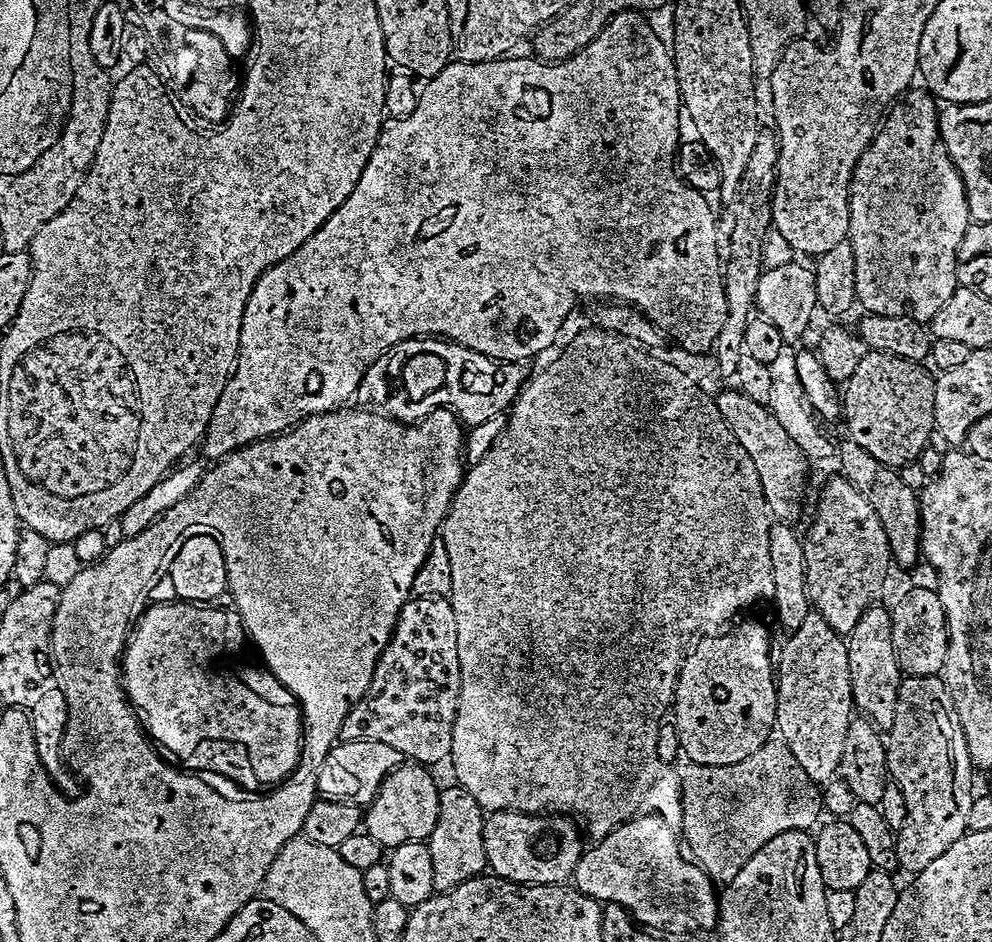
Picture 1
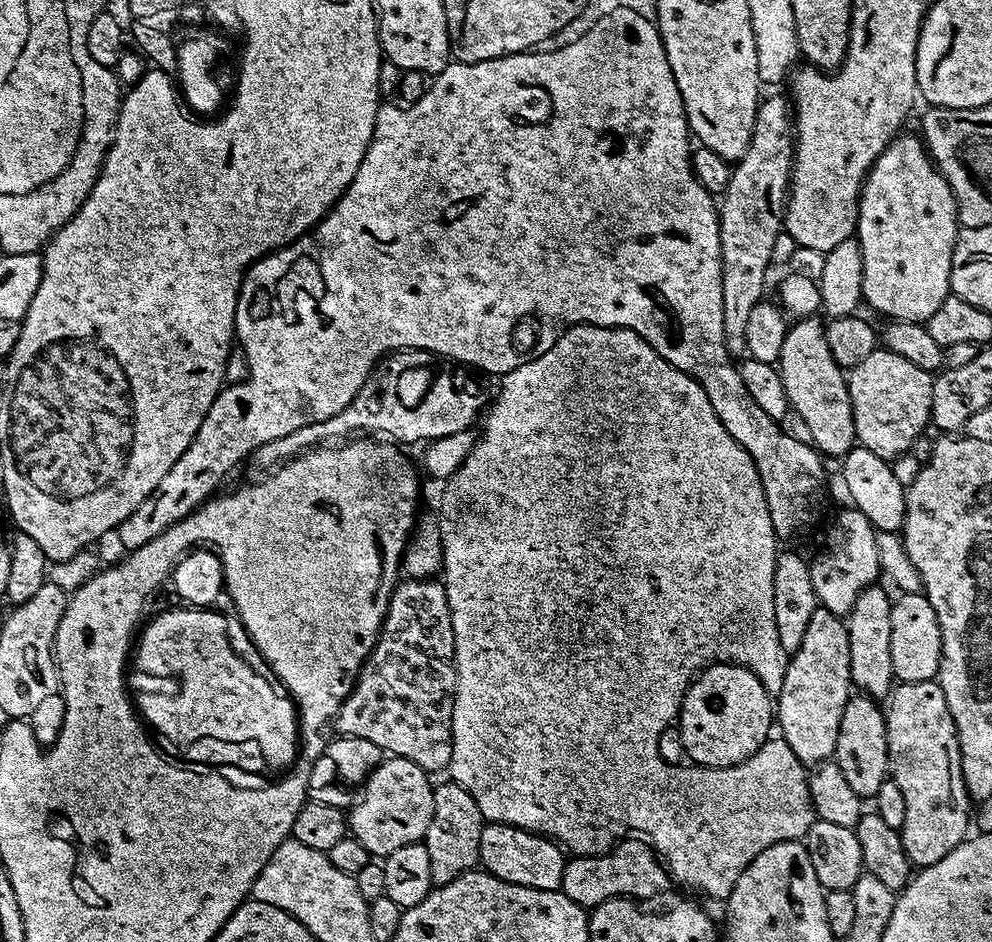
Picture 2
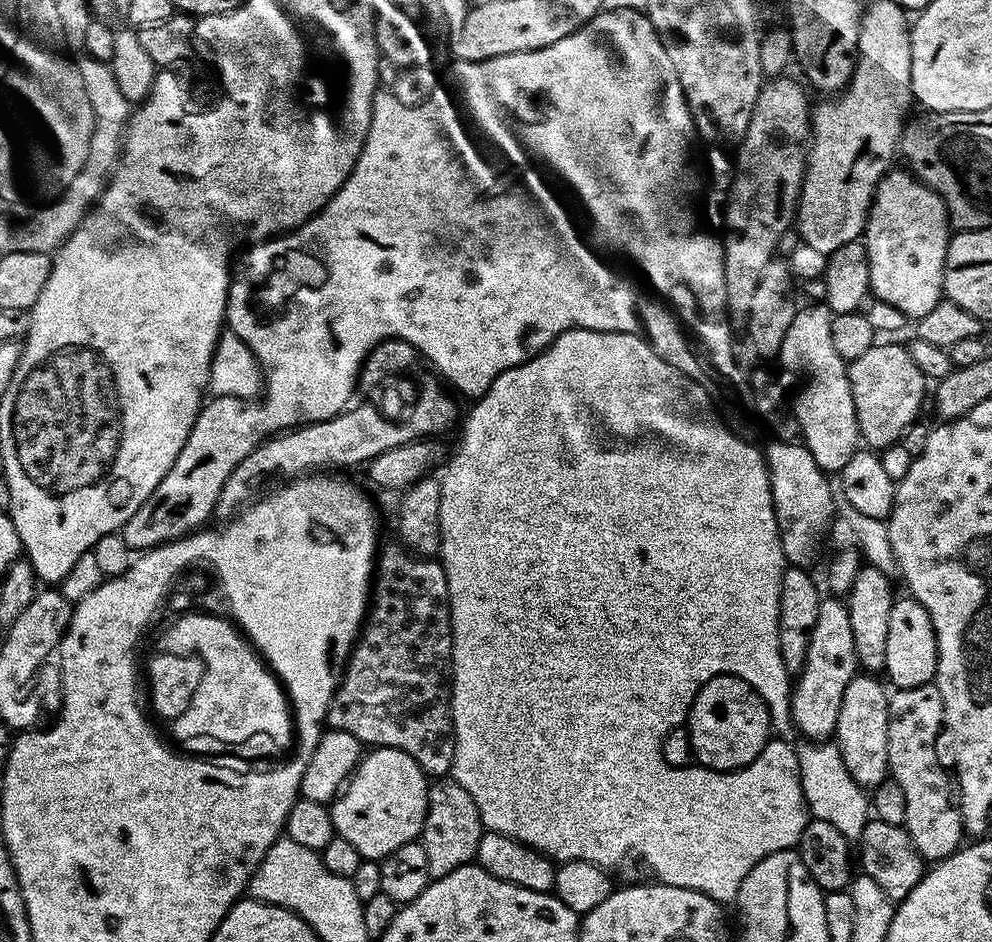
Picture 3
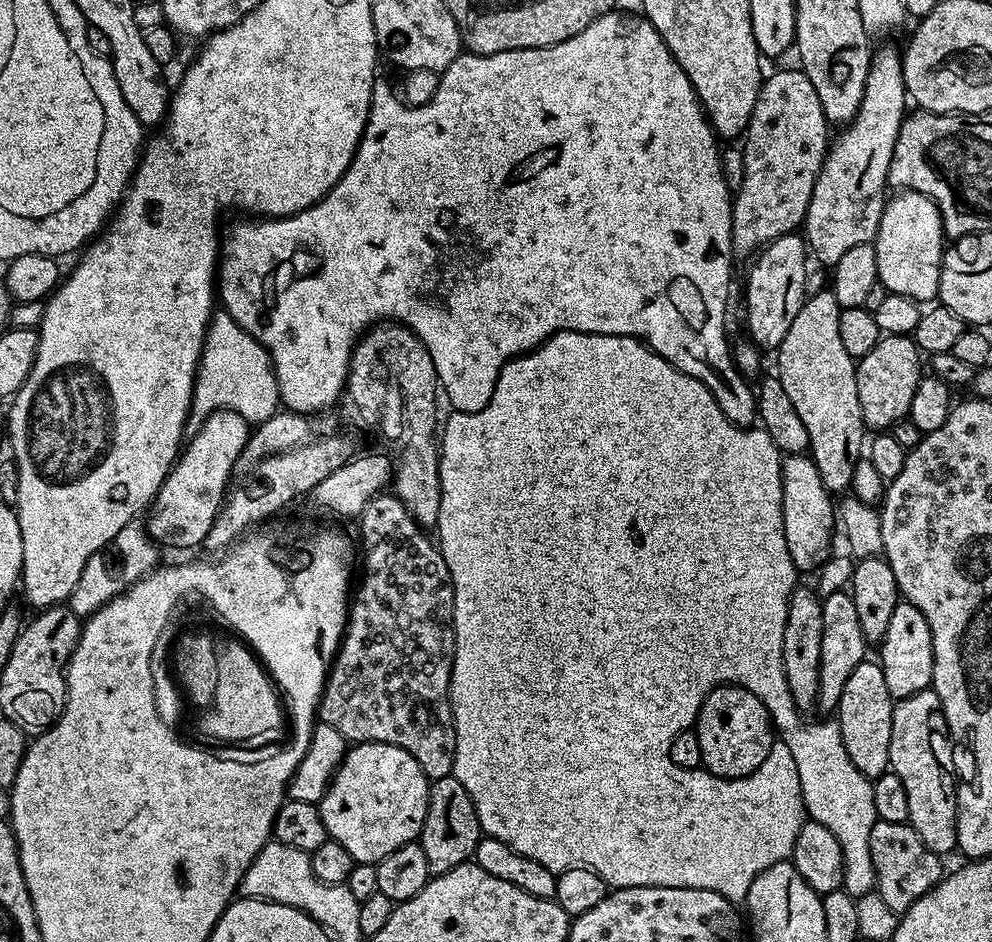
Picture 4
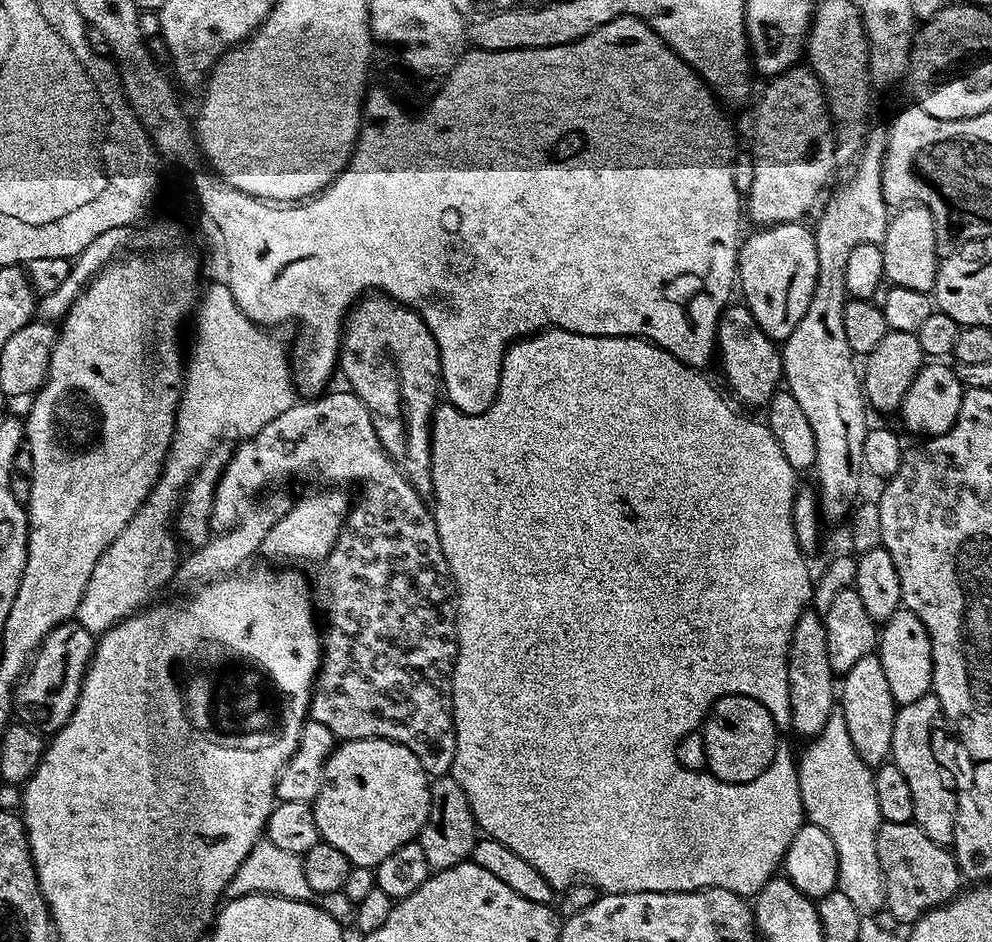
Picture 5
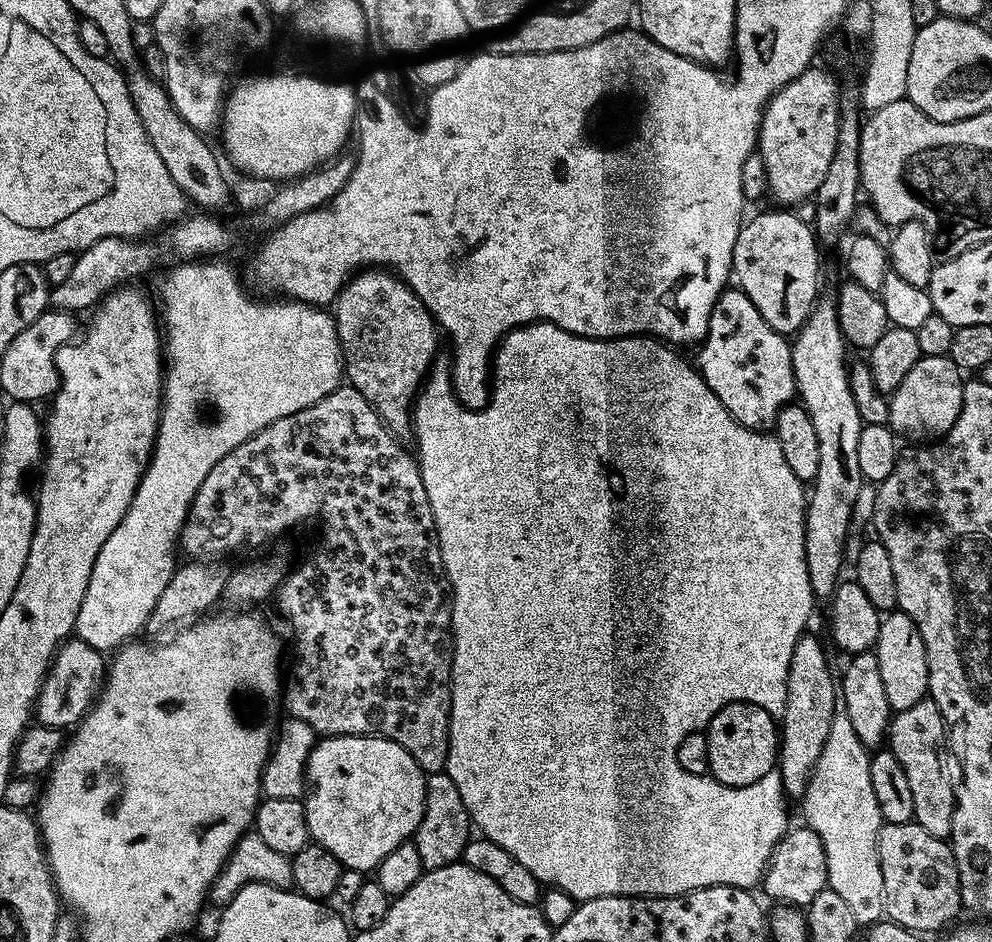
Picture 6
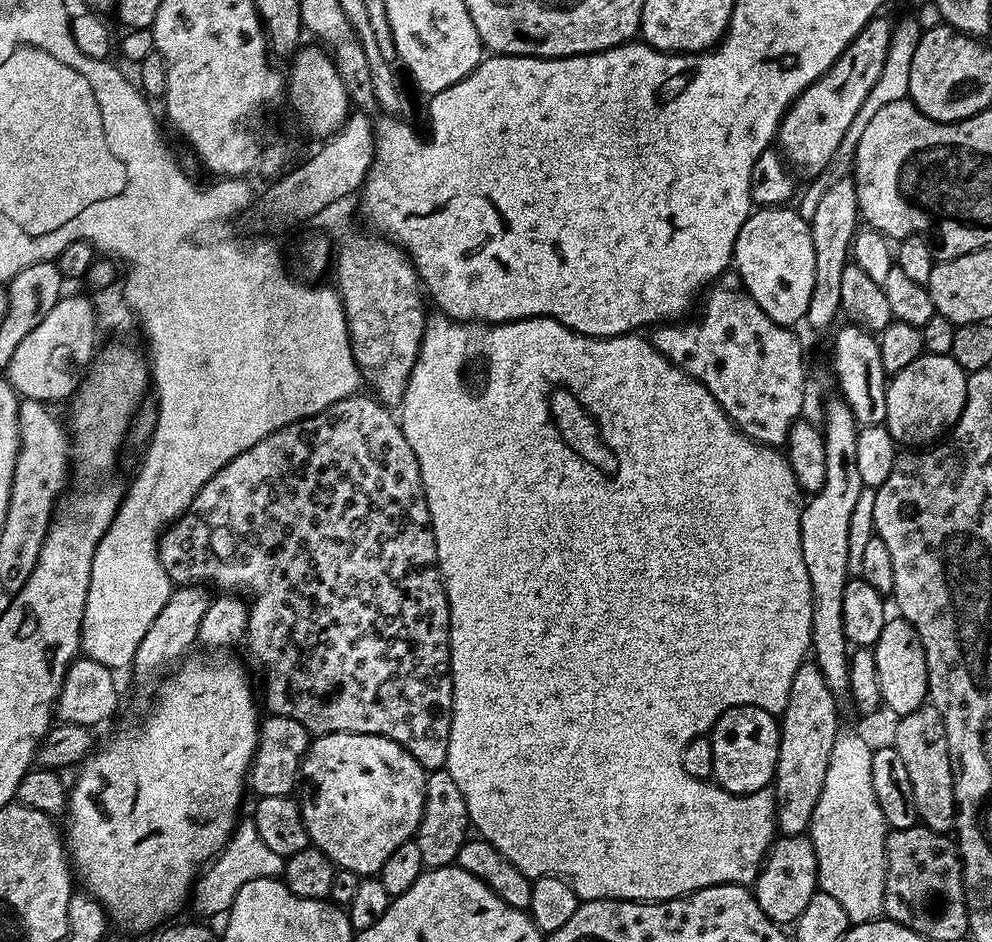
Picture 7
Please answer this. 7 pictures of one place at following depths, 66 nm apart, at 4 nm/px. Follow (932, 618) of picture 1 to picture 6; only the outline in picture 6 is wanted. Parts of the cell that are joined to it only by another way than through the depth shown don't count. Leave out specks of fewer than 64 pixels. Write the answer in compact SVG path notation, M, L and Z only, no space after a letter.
M897 610L880 620L874 655L878 658L878 666L882 666L882 678L886 682L886 694L890 694L893 705L913 704L922 699L929 691L930 658L928 657L926 638L922 634L922 626L918 626L918 622L914 622L910 613Z

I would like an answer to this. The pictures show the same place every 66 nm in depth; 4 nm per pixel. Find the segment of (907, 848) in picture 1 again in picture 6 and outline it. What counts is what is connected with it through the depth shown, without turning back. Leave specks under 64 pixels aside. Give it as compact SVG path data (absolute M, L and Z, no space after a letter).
M926 694L918 702L897 707L890 722L890 742L888 756L906 774L906 783L910 786L910 798L914 798L912 820L920 825L930 838L945 842L952 839L952 819L958 806L956 788L942 765L936 764L936 752L932 749L932 735L936 727L941 727L942 717L935 696Z

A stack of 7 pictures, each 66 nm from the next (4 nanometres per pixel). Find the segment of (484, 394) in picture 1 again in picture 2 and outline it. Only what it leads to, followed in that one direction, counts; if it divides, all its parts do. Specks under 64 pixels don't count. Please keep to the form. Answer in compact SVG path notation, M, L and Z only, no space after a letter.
M418 348L391 353L390 358L377 364L369 372L366 382L360 387L350 406L346 406L346 410L334 414L334 418L302 426L302 430L294 430L294 434L286 434L286 438L266 442L256 449L254 460L260 464L276 466L285 458L317 442L327 441L324 440L327 436L336 436L339 432L350 431L351 428L369 428L372 431L369 433L379 434L400 446L419 445L421 442L446 438L450 434L472 428L475 420L477 419L477 423L481 419L486 408L483 386L475 380L477 377L467 367L440 362L432 372L431 366L424 364L427 360L430 360L429 353Z

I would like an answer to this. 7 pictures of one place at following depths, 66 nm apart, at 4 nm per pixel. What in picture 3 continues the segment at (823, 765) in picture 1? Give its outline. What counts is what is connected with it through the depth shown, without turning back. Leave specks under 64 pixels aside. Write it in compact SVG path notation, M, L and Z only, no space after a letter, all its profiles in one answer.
M832 598L836 600L821 599L818 606L818 622L814 622L814 630L810 634L810 646L806 650L806 662L802 666L802 670L795 677L794 687L791 689L792 694L792 723L795 731L801 732L803 739L808 742L824 742L833 735L833 726L838 722L838 710L842 710L842 694L846 694L846 686L850 686L850 682L858 675L858 665L856 655L854 654L854 630L850 630L850 614L848 613L847 603L840 598Z

